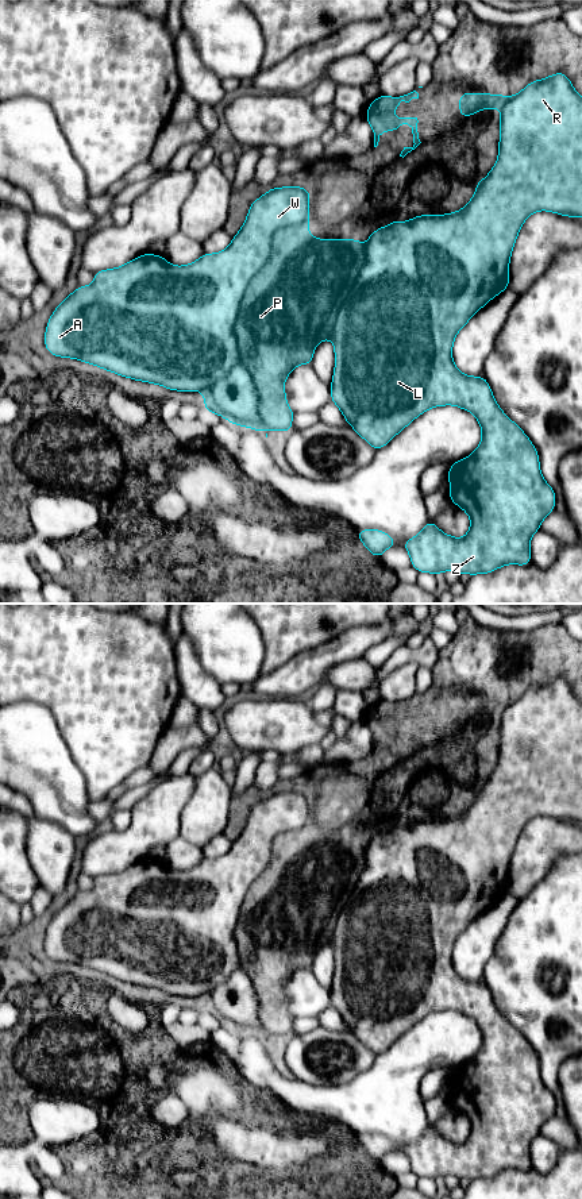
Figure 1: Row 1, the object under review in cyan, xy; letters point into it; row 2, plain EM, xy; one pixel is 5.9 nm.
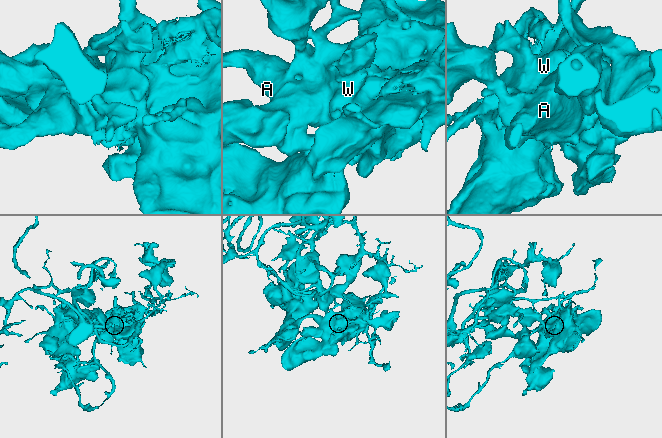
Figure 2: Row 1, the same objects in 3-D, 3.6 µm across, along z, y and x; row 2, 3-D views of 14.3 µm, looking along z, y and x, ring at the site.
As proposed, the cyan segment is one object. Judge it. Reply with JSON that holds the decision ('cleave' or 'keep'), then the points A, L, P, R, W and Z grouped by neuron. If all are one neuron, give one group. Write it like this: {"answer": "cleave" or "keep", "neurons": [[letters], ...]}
{"answer": "cleave", "neurons": [["A", "L", "R", "W", "Z"], ["P"]]}

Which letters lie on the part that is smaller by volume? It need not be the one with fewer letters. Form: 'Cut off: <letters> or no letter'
Cut off: P

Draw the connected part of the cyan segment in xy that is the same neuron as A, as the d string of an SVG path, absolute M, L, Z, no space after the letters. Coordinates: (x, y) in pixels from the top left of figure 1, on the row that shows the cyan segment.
M302 186L270 188L251 203L244 224L224 251L204 252L190 265L174 266L146 252L120 267L96 271L92 285L78 286L51 313L46 350L171 392L200 390L209 413L265 431L258 392L240 363L234 325L248 285L271 255L274 236L308 225L309 198Z

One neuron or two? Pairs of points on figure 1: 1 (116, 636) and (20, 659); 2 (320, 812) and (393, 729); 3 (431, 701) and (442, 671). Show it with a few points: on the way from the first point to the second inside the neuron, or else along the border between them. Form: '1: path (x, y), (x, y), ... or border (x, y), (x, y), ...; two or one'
1: path (92, 654), (45, 654); one
2: path (343, 795), (388, 752); one
3: path (438, 694), (442, 690), (442, 678); one

